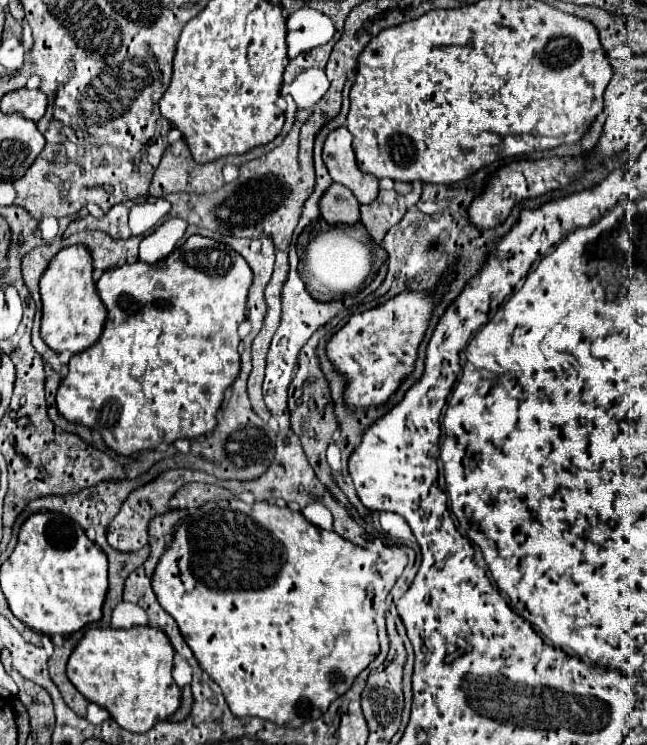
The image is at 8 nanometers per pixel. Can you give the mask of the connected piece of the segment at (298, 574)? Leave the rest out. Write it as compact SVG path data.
M239 498L231 500L219 500L209 502L203 508L189 514L175 530L173 544L165 550L161 556L161 562L157 564L155 576L153 576L153 590L157 594L157 600L165 612L169 612L175 622L179 624L179 630L193 650L195 658L199 660L201 668L211 676L213 682L217 682L223 690L223 696L235 716L257 716L269 722L275 722L279 726L289 728L301 728L307 722L313 722L325 714L329 704L345 694L353 680L377 658L379 654L379 636L377 636L377 624L373 618L373 578L375 578L375 562L377 554L373 554L367 548L355 546L349 540L341 538L335 532L321 530L319 526L305 520L301 512L291 512L289 508L279 508L269 502L255 502L245 504Z

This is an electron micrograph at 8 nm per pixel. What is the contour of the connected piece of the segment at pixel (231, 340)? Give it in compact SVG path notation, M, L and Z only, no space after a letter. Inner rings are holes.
M189 236L161 262L135 262L103 272L97 290L107 306L107 322L101 338L69 360L69 372L57 390L61 416L97 430L119 456L211 432L223 394L239 374L237 328L245 320L251 282L253 272L245 258L227 244L205 236Z

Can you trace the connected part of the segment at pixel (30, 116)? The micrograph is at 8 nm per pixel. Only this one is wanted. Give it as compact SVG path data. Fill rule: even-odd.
M21 88L15 92L9 92L1 98L1 110L5 114L19 112L31 122L39 122L47 110L47 96L41 90L29 90Z

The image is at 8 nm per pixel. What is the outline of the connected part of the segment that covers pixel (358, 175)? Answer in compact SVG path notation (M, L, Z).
M345 126L333 130L325 140L323 160L331 178L347 186L361 204L369 204L373 202L373 198L377 198L379 180L369 174L363 174L357 168L355 154L351 148L351 132Z

